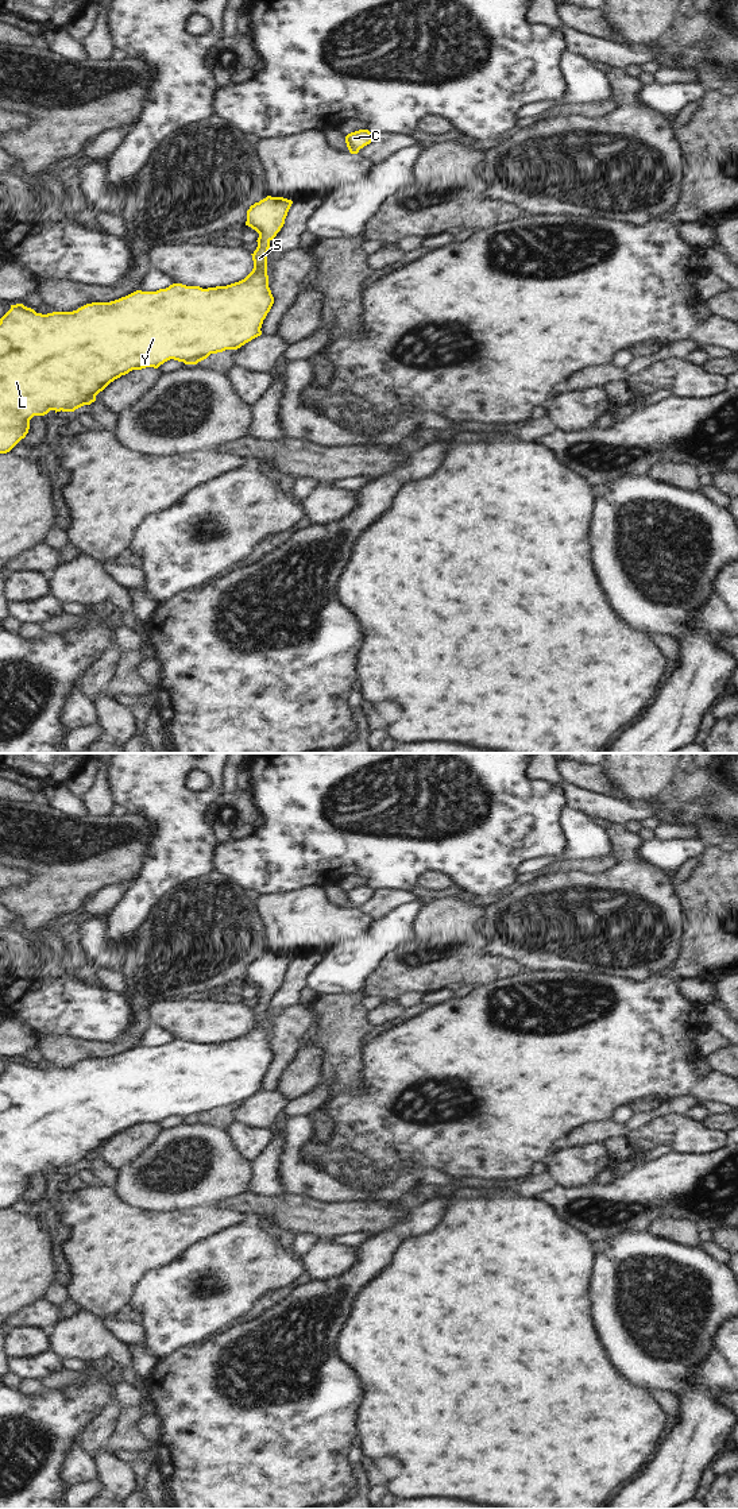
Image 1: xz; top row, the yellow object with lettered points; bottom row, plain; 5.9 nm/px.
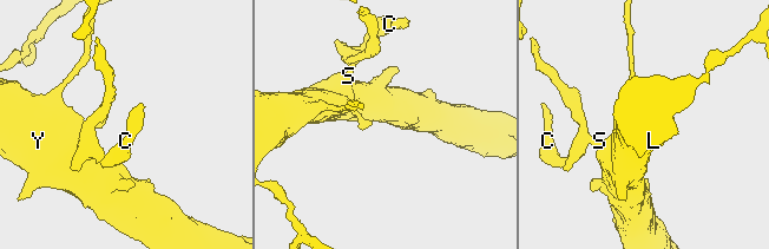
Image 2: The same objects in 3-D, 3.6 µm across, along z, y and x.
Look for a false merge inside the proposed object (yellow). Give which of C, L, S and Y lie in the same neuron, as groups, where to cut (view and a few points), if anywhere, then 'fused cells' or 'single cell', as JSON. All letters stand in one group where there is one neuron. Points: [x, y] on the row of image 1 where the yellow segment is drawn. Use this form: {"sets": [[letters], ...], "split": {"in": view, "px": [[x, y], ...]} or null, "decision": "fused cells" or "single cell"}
{"sets": [["C", "L", "S", "Y"]], "split": null, "decision": "single cell"}

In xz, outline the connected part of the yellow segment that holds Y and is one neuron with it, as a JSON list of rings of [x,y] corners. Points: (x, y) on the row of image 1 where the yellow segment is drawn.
[[[267,196],[250,207],[246,225],[255,229],[259,238],[258,247],[251,254],[254,269],[239,282],[208,289],[173,283],[157,292],[136,290],[111,302],[92,302],[73,312],[47,314],[36,313],[23,304],[11,305],[0,319],[0,454],[9,452],[26,437],[34,416],[45,416],[50,410],[74,412],[90,405],[111,382],[132,370],[158,368],[170,359],[197,364],[210,354],[237,350],[260,336],[263,320],[274,304],[268,287],[267,252],[270,242],[283,227],[291,204],[291,200]]]

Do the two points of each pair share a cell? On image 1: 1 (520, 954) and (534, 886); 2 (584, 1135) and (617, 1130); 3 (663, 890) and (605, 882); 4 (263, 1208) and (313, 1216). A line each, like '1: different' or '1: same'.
1: same
2: same
3: same
4: same

